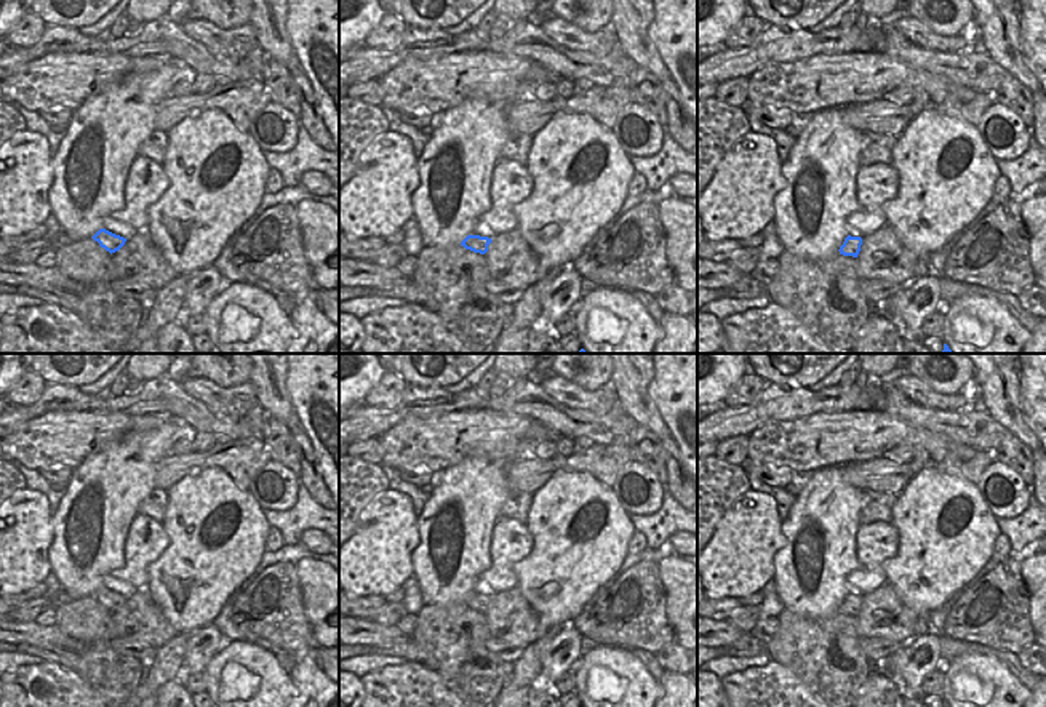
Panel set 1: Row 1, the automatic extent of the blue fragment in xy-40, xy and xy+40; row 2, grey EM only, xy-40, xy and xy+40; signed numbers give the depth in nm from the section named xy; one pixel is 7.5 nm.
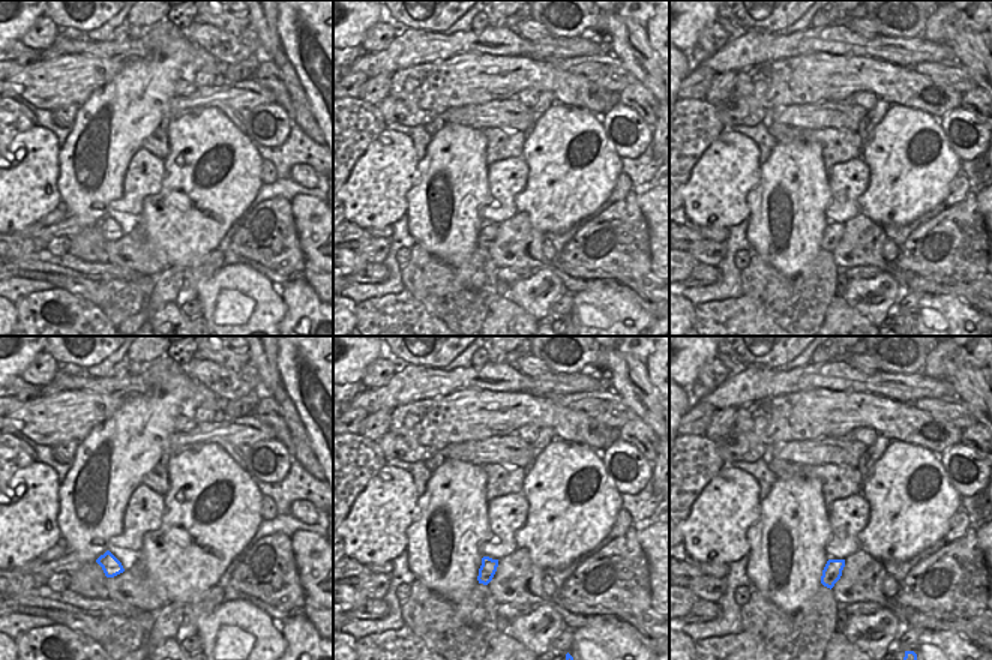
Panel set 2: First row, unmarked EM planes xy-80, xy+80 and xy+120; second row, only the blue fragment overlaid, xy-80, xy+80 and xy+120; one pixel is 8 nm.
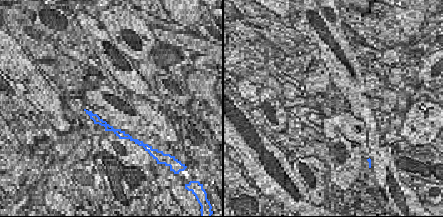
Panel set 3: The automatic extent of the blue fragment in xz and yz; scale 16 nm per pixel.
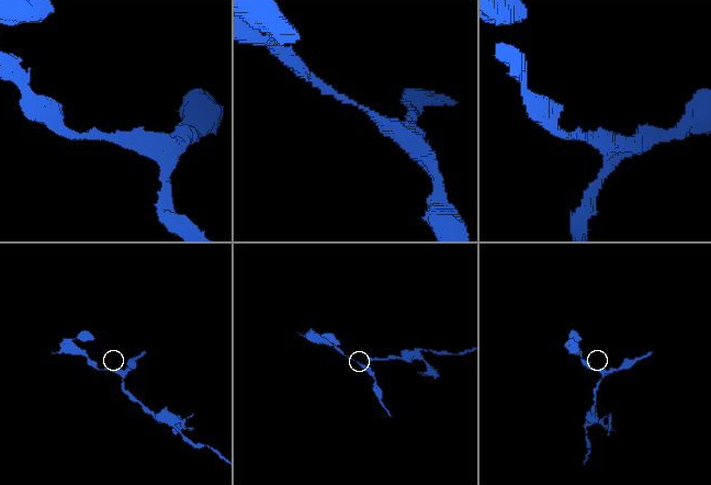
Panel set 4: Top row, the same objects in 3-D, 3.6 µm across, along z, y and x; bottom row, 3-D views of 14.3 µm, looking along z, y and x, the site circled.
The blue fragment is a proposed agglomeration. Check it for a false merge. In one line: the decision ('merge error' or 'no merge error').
no merge error

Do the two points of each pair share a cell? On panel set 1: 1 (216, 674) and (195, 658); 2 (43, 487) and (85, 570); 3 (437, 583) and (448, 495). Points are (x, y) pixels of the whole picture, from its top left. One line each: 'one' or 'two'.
1: two
2: two
3: one

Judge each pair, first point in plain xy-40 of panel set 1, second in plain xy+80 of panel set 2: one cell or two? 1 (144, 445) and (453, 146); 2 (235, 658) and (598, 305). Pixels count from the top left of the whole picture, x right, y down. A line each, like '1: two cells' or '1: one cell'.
1: one cell
2: one cell

